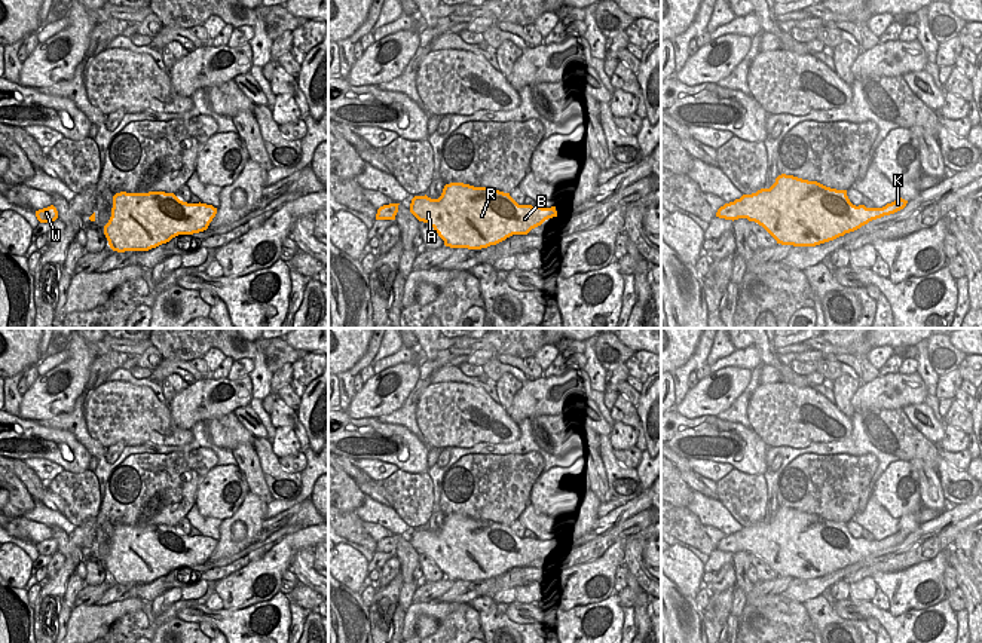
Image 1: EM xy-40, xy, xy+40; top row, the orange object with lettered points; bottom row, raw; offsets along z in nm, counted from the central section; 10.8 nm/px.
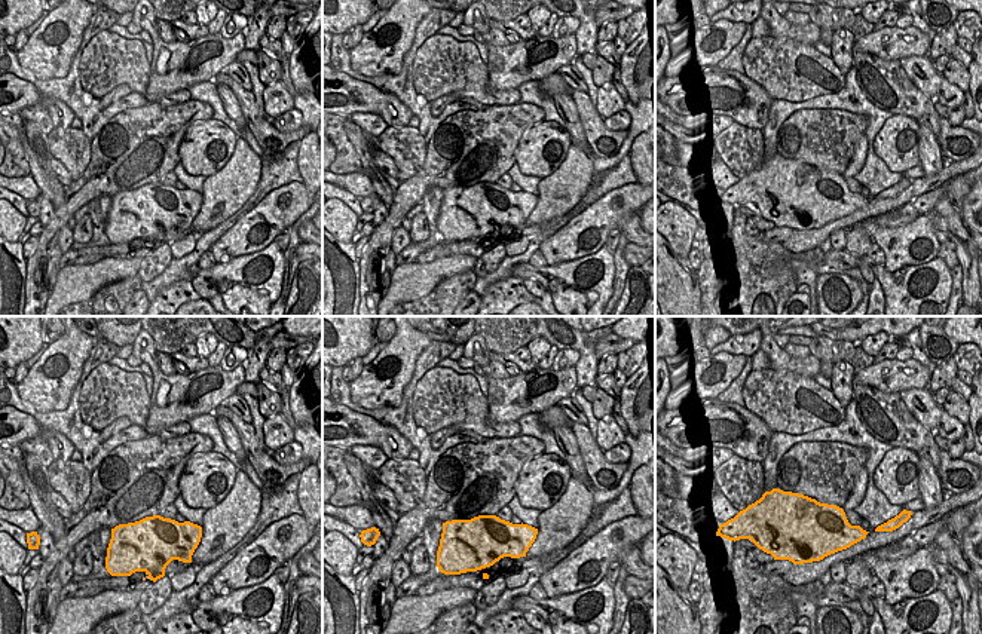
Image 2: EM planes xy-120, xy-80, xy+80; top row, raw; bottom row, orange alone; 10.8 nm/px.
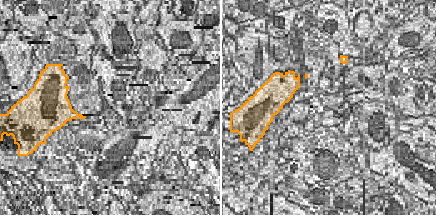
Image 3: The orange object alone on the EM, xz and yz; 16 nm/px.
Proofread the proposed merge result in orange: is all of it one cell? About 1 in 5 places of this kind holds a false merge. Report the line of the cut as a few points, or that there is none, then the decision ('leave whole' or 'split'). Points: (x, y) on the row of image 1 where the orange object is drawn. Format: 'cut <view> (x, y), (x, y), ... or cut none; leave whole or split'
cut none; leave whole

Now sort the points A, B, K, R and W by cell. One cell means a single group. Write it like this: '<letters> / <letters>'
A B K R W

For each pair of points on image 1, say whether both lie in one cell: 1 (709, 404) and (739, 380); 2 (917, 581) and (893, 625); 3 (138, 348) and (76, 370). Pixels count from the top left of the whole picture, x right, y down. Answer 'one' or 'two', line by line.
1: one
2: two
3: two

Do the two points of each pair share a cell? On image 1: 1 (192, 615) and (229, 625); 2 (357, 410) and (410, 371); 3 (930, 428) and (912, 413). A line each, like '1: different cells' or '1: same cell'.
1: same cell
2: same cell
3: same cell

